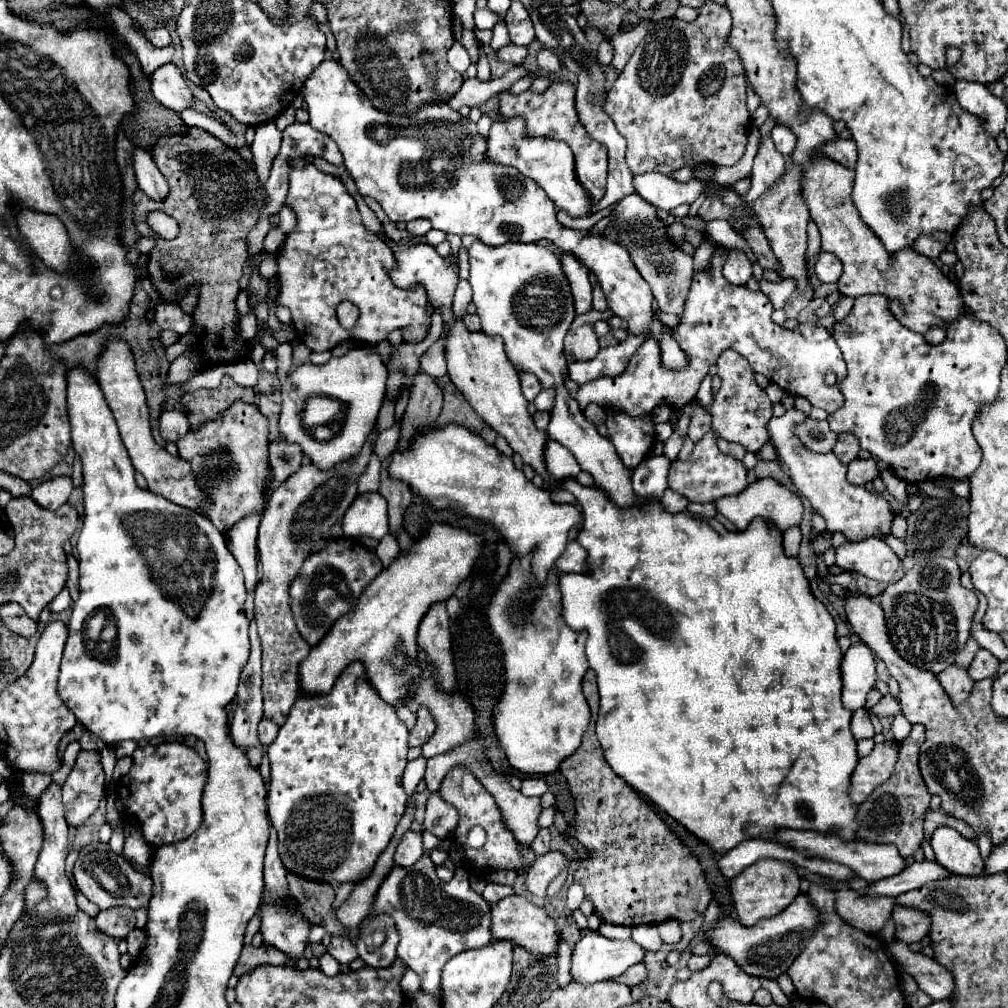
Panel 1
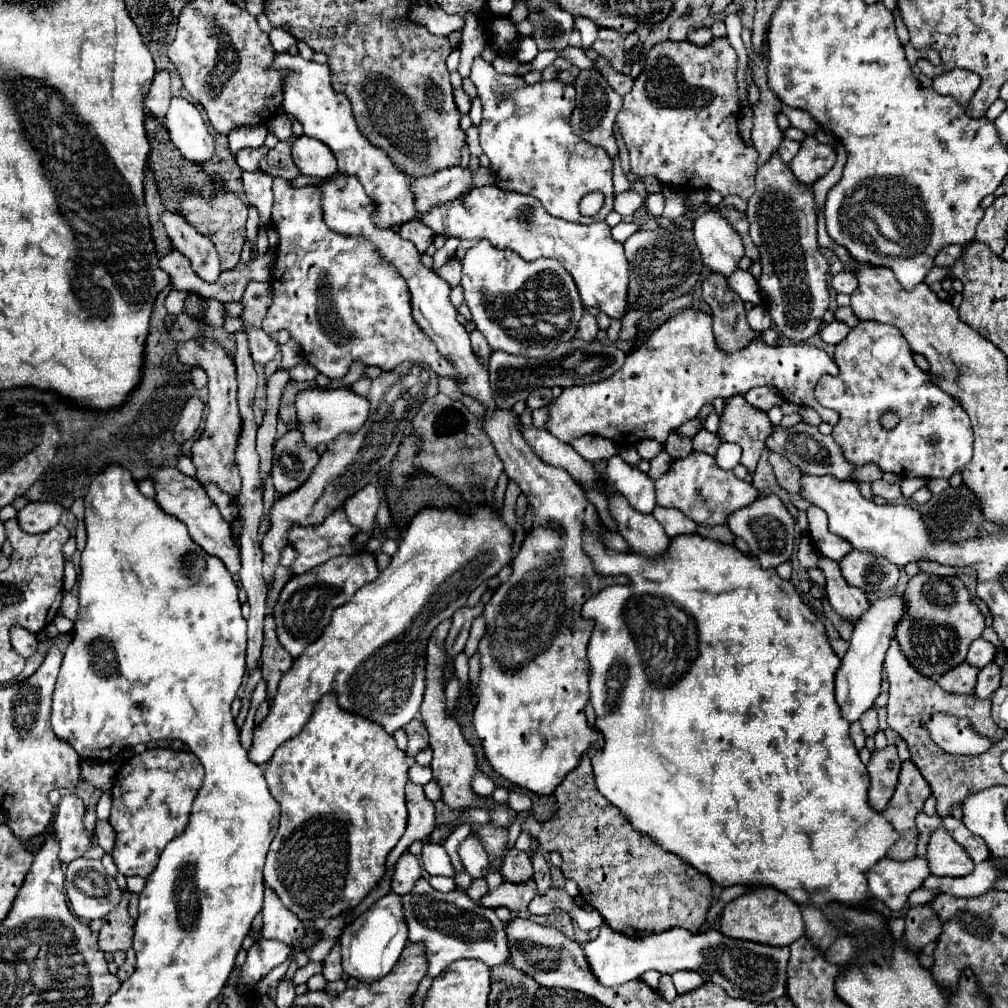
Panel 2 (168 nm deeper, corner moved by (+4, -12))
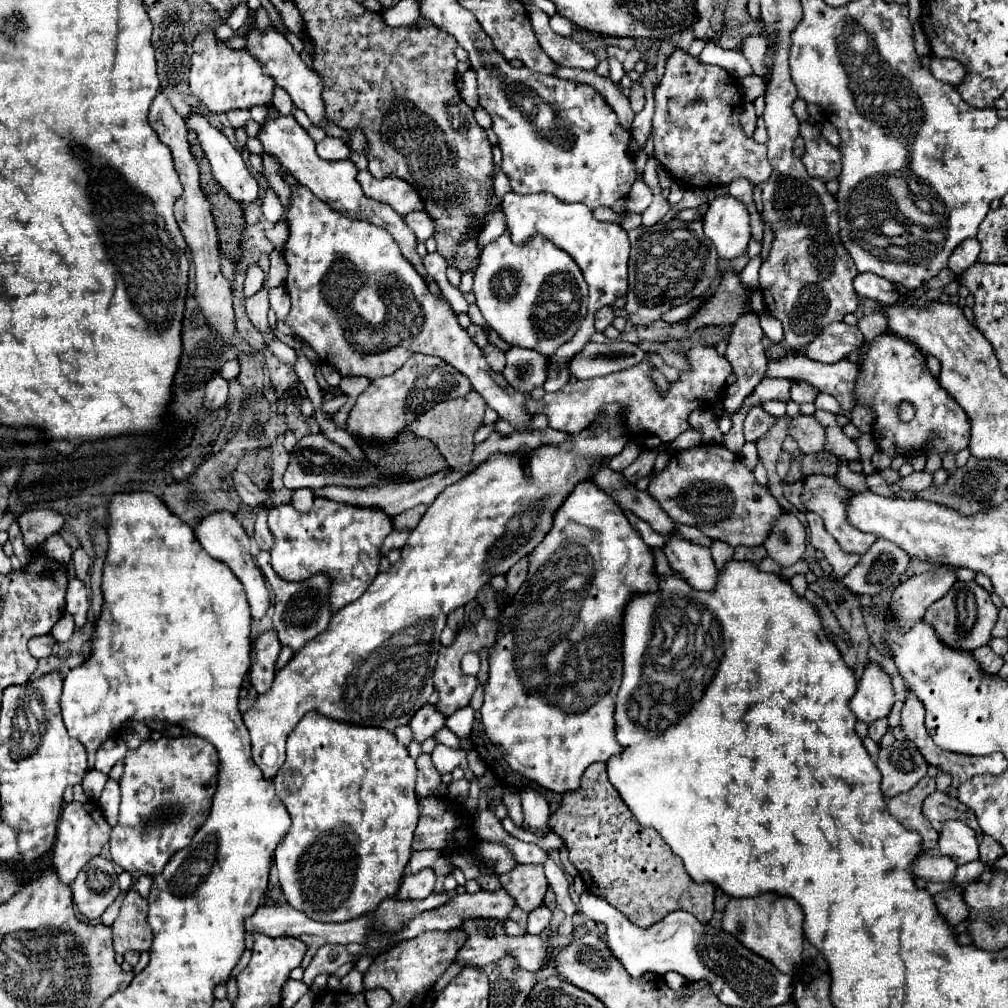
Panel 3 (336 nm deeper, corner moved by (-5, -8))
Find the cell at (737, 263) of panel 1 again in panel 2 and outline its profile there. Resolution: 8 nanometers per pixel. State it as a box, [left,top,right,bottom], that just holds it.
[693,209,745,277]

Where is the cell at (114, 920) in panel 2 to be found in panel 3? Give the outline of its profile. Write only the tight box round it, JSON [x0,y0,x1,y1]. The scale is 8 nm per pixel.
[112,889,152,955]

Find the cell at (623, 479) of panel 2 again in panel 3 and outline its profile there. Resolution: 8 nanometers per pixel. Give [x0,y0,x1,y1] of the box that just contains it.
[677,524,712,548]

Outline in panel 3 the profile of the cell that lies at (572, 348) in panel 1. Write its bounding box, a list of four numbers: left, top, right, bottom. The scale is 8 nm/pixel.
[594,307,614,331]

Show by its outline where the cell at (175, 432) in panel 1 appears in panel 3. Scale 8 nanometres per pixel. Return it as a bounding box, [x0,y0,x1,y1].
[204,375,228,411]

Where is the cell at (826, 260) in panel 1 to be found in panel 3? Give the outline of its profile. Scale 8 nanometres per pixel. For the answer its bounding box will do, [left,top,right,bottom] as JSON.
[854,273,898,303]

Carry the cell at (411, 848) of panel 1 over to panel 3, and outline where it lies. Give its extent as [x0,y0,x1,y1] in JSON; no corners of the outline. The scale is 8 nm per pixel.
[398,869,436,899]

